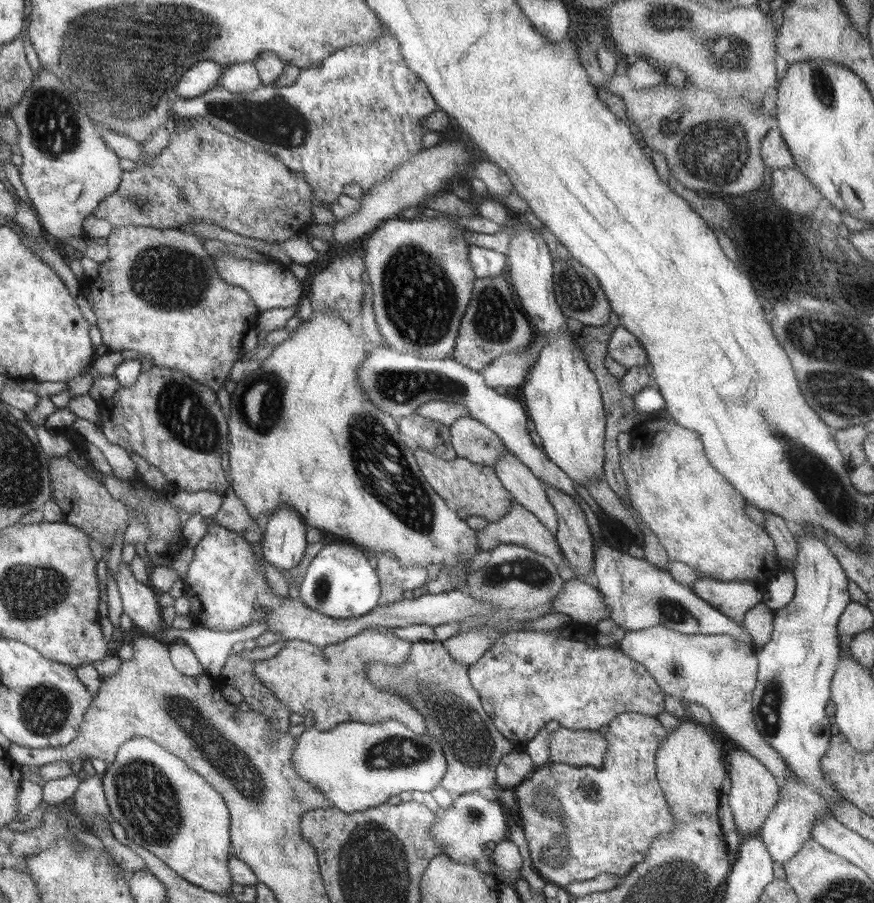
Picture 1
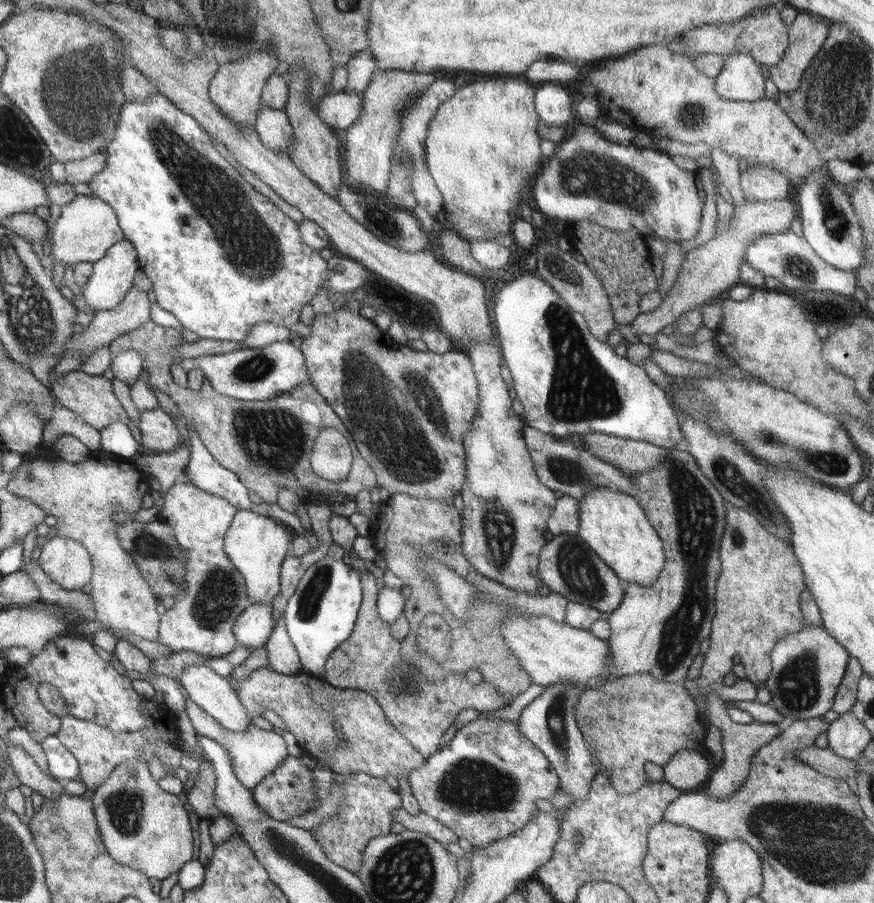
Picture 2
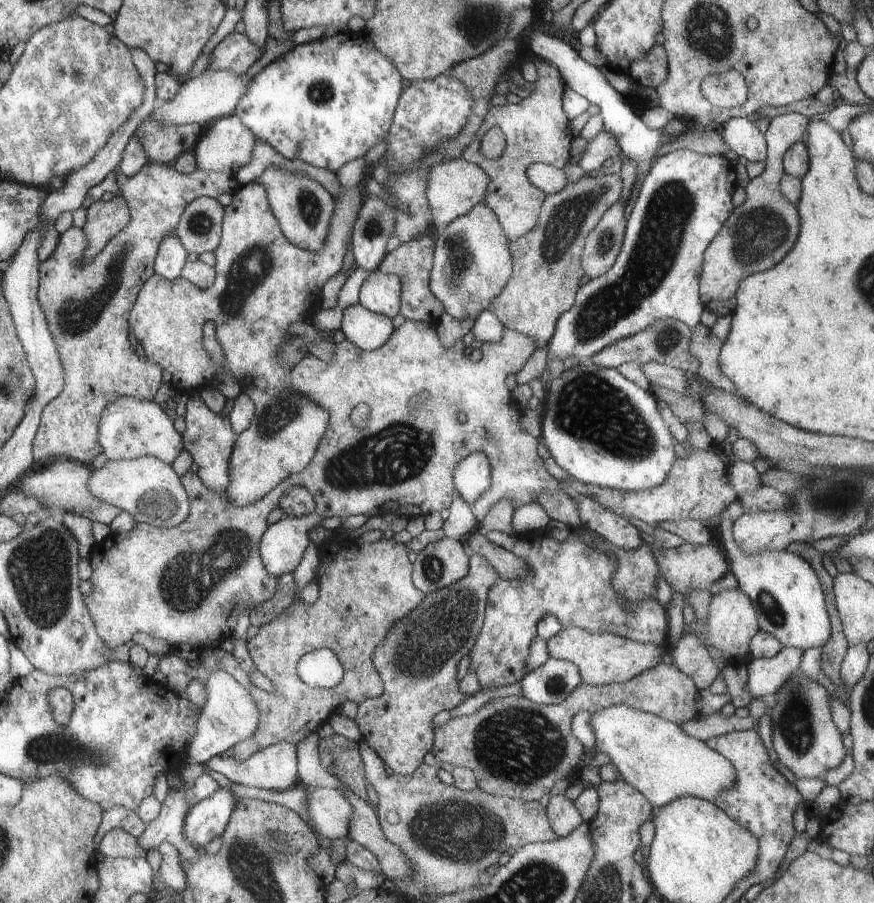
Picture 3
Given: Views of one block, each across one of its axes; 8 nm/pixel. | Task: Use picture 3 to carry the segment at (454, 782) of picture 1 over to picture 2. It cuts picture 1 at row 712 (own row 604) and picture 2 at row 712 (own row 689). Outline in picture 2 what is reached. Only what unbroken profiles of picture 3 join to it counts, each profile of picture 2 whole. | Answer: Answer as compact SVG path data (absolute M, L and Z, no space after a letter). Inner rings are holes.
M365 568L363 576L363 606L359 608L359 616L355 622L355 630L345 644L335 648L327 662L323 664L321 680L329 682L341 690L361 690L373 696L387 720L411 742L411 746L423 754L423 758L433 756L441 748L441 736L449 728L453 720L457 720L457 712L473 706L479 712L497 712L511 704L509 696L497 690L489 678L483 678L477 686L471 686L463 674L443 674L439 678L425 678L425 674L407 658L403 658L403 642L391 638L389 628L391 624L383 622L377 614L377 594L379 584Z

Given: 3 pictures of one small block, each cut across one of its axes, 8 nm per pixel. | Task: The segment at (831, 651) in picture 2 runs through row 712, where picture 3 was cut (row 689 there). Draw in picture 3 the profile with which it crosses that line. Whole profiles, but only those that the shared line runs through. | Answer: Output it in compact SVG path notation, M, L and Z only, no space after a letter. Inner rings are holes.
M801 672L789 676L781 690L771 698L769 706L771 730L773 730L773 750L777 754L777 762L781 762L795 780L823 780L823 774L829 770L837 770L847 756L841 740L843 734L831 720L829 694L817 682L811 682Z

